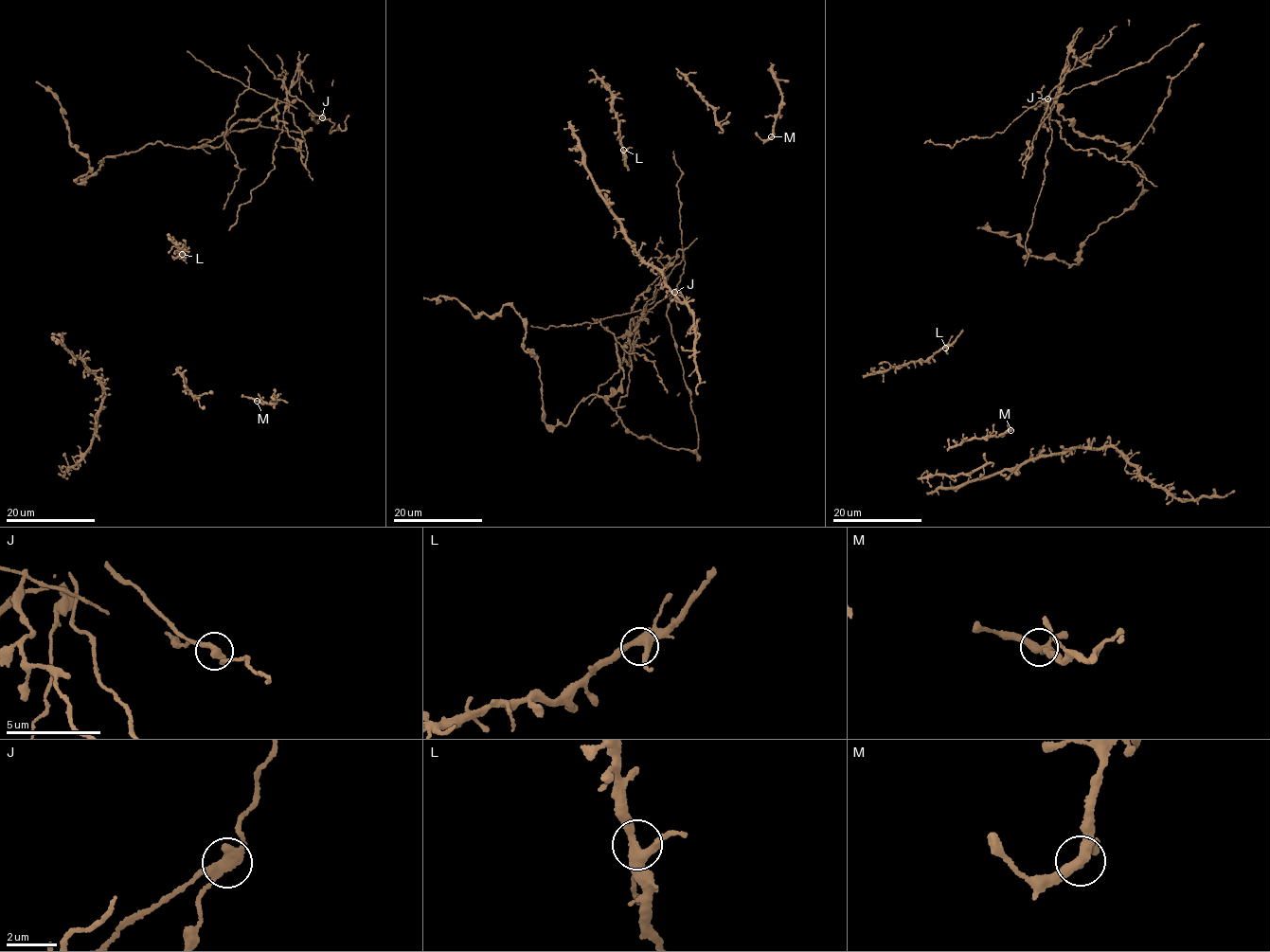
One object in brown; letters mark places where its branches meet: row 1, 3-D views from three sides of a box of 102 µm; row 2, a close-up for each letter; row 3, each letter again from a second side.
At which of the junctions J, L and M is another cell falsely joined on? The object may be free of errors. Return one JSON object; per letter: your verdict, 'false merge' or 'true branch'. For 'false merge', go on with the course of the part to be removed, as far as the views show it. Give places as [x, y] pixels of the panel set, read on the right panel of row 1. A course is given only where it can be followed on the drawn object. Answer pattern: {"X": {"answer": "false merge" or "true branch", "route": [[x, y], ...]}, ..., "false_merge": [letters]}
{"J": {"answer": "false merge", "route": [[1048, 98], [1059, 87], [1076, 132], [1128, 147], [1142, 190], [1071, 265], [977, 228]]}, "L": {"answer": "true branch"}, "M": {"answer": "true branch"}, "false_merge": ["J"]}

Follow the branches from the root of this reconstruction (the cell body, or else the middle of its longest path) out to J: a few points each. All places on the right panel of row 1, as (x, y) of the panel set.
J: (1026, 250), (1051, 137), (1048, 117), (1059, 87), (1051, 91), (1048, 98)

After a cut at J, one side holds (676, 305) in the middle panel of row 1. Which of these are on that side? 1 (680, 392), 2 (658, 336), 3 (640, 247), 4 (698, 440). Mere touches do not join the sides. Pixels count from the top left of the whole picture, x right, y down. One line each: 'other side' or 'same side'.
1: other side
2: other side
3: same side
4: same side

